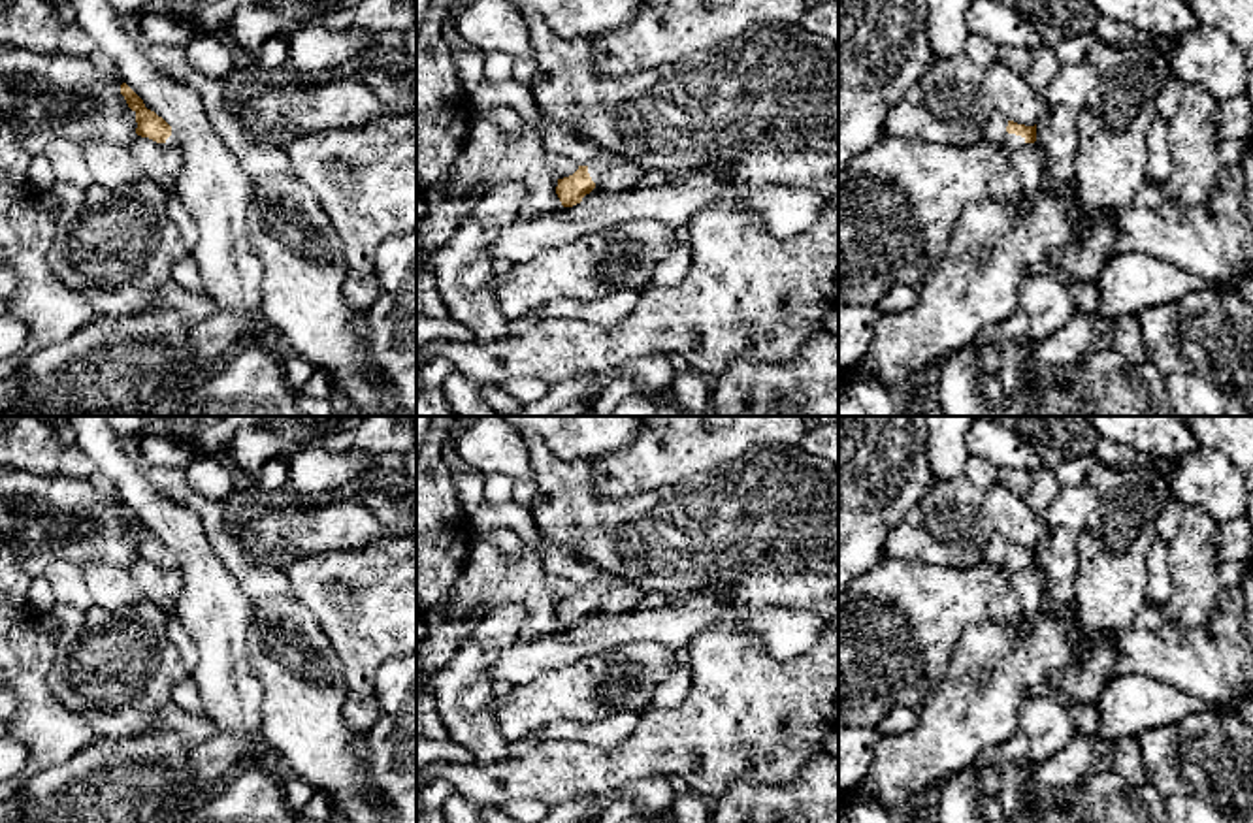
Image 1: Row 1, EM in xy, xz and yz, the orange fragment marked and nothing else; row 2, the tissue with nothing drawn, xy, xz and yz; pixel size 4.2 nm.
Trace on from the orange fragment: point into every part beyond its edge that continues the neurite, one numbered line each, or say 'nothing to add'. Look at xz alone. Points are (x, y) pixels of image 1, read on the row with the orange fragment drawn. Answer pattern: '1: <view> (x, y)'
1: xz (603, 162)

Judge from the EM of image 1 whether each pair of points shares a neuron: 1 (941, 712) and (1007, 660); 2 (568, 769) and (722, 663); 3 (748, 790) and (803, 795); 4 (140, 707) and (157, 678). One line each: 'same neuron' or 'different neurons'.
1: same neuron
2: same neuron
3: same neuron
4: same neuron

